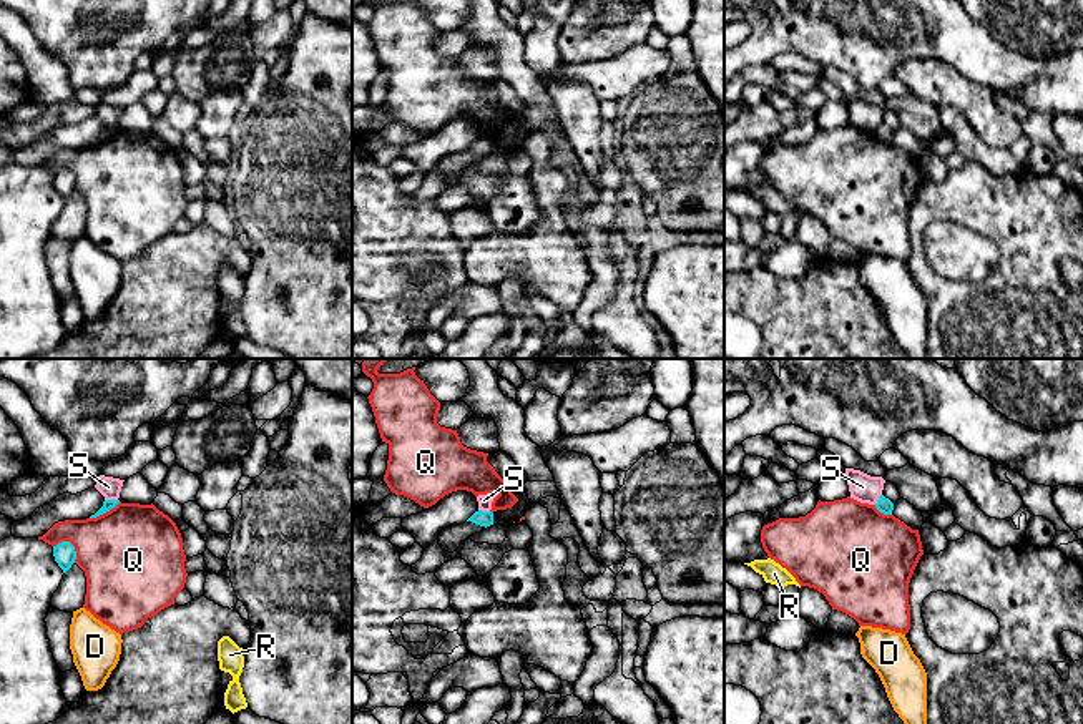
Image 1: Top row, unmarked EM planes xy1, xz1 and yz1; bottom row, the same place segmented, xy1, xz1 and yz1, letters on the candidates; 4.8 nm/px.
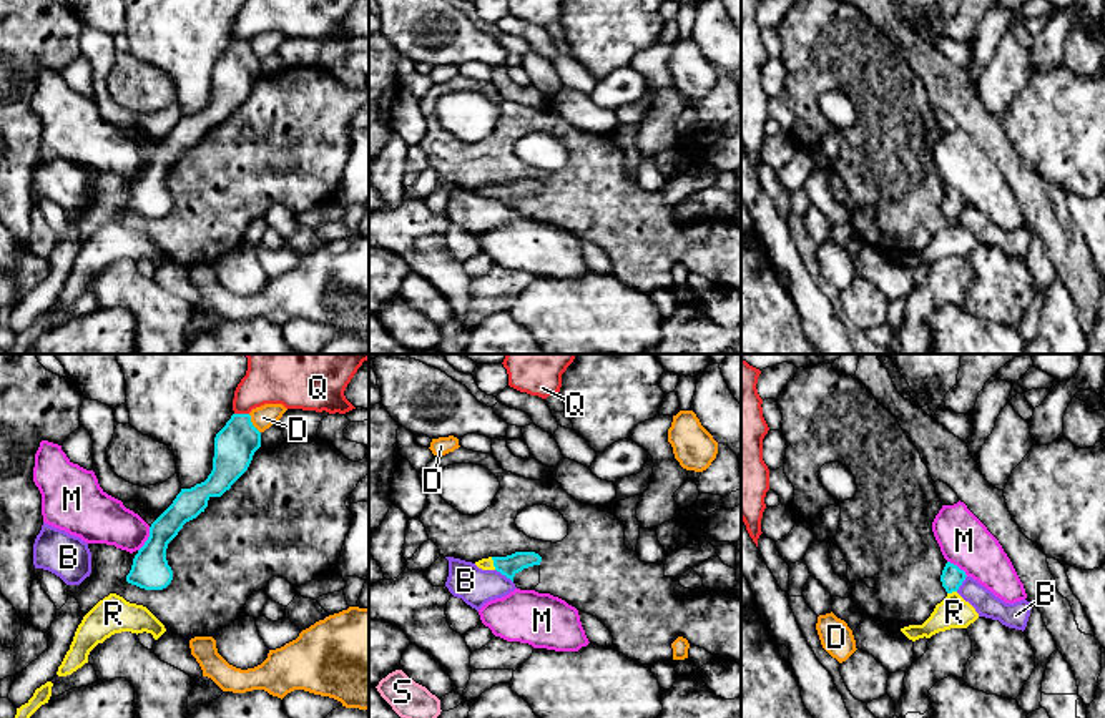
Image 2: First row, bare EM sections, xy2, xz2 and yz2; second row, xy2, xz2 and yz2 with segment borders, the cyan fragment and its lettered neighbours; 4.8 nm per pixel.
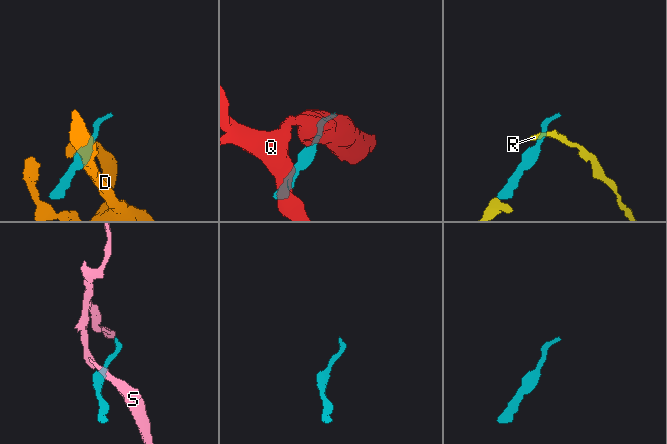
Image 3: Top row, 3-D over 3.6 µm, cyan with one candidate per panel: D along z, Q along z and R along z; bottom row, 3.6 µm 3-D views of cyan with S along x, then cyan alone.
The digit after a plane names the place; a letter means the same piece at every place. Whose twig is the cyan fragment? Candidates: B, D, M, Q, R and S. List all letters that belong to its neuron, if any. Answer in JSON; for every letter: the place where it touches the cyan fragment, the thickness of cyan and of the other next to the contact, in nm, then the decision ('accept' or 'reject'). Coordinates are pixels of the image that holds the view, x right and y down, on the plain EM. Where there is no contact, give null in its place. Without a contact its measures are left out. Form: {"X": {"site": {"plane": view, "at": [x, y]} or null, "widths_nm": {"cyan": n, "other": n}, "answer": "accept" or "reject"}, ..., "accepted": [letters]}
{"B": {"site": {"plane": "xz2", "at": [504, 201]}, "widths_nm": {"cyan": 100, "other": 180}, "answer": "reject"}, "D": {"site": {"plane": "xy2", "at": [251, 52]}, "widths_nm": {"cyan": 200, "other": 110}, "answer": "reject"}, "M": {"site": {"plane": "xy2", "at": [148, 167]}, "widths_nm": {"cyan": 190, "other": 240}, "answer": "reject"}, "Q": {"site": {"plane": "xy1", "at": [72, 173]}, "widths_nm": {"cyan": 110, "other": 420}, "answer": "reject"}, "R": {"site": {"plane": "xz2", "at": [494, 191]}, "widths_nm": {"cyan": 100, "other": 60}, "answer": "accept"}, "S": {"site": {"plane": "xy1", "at": [112, 128]}, "widths_nm": {"cyan": 50, "other": 100}, "answer": "reject"}, "accepted": ["R"]}

